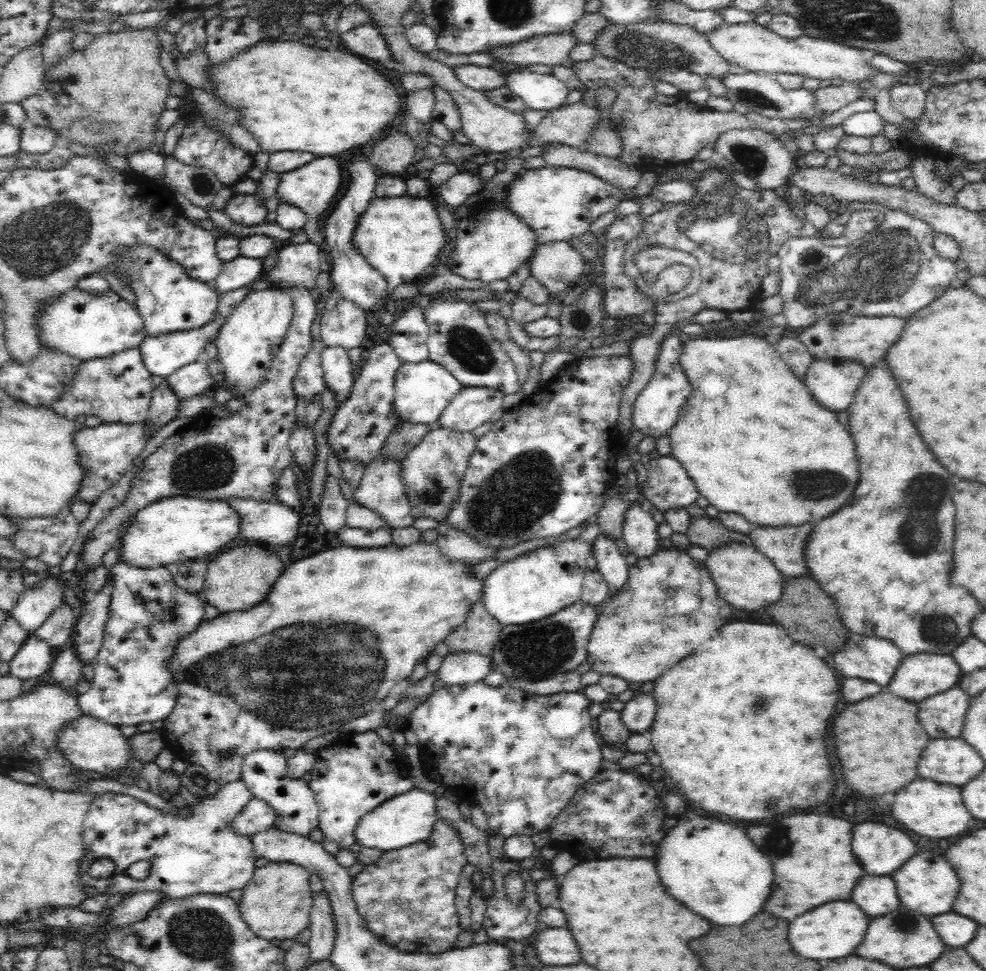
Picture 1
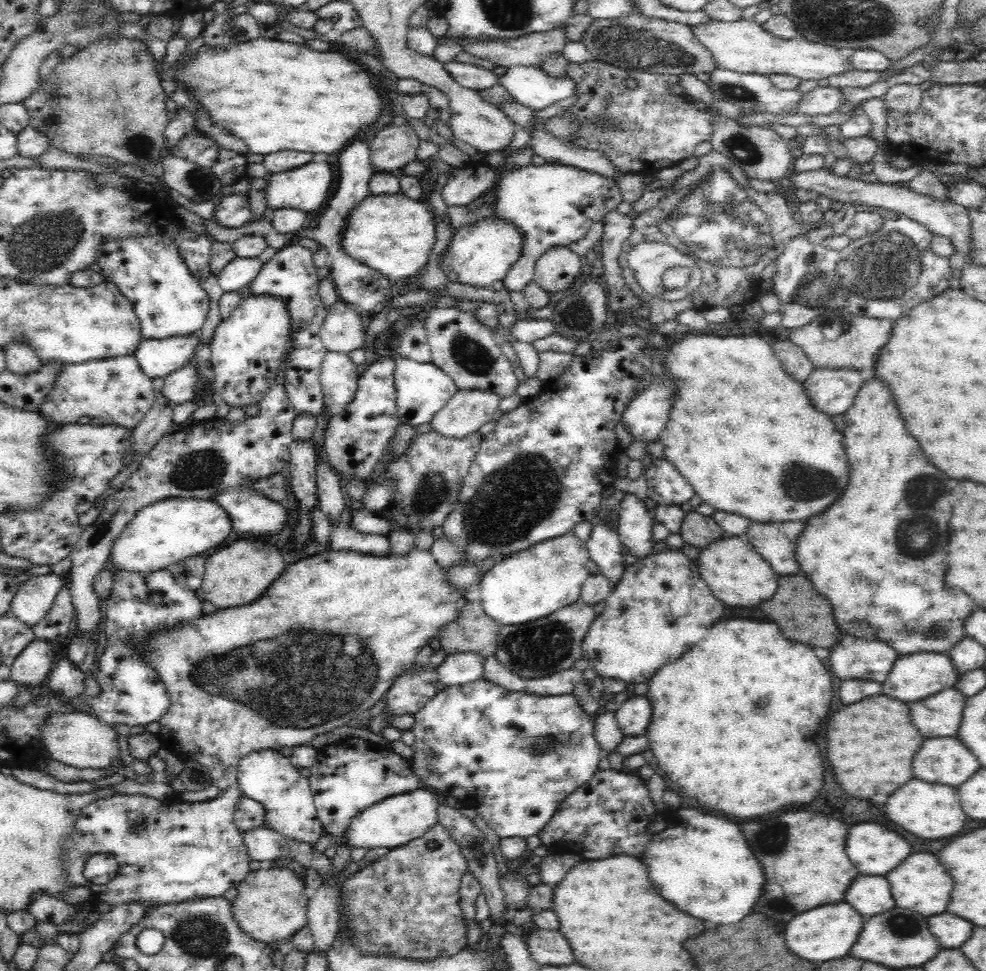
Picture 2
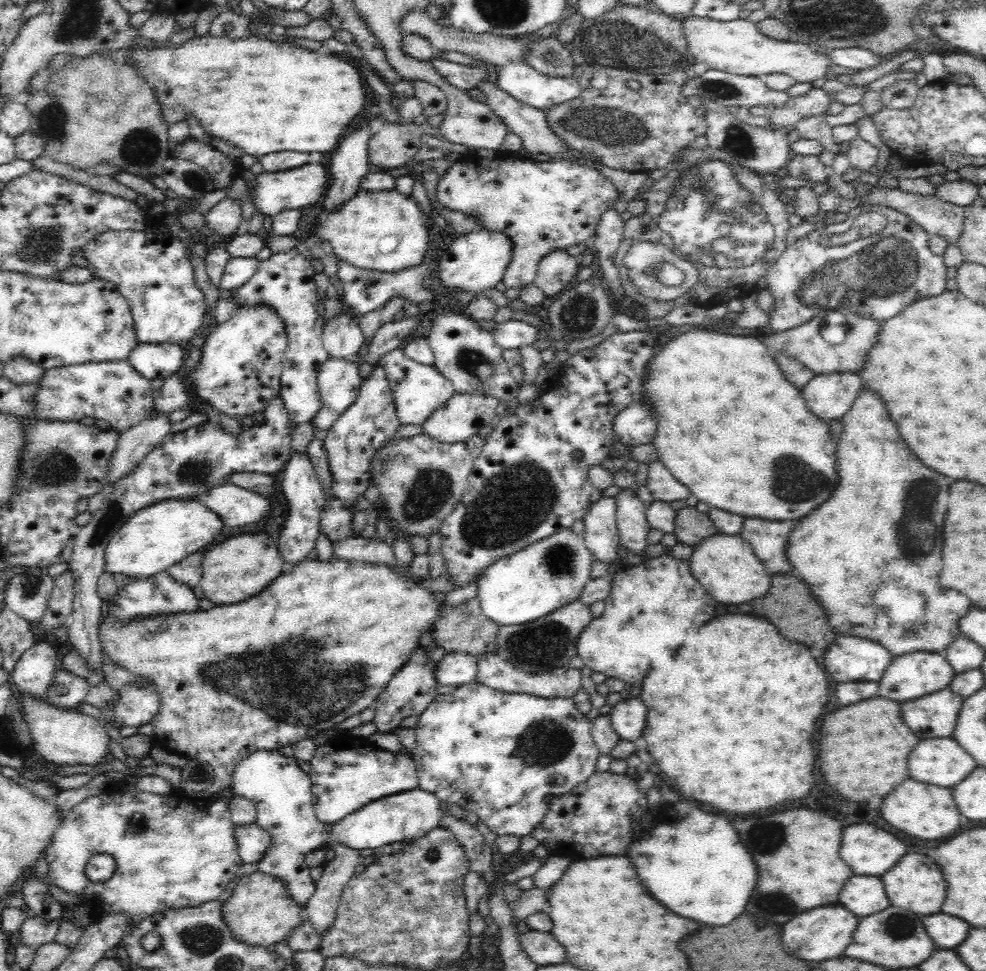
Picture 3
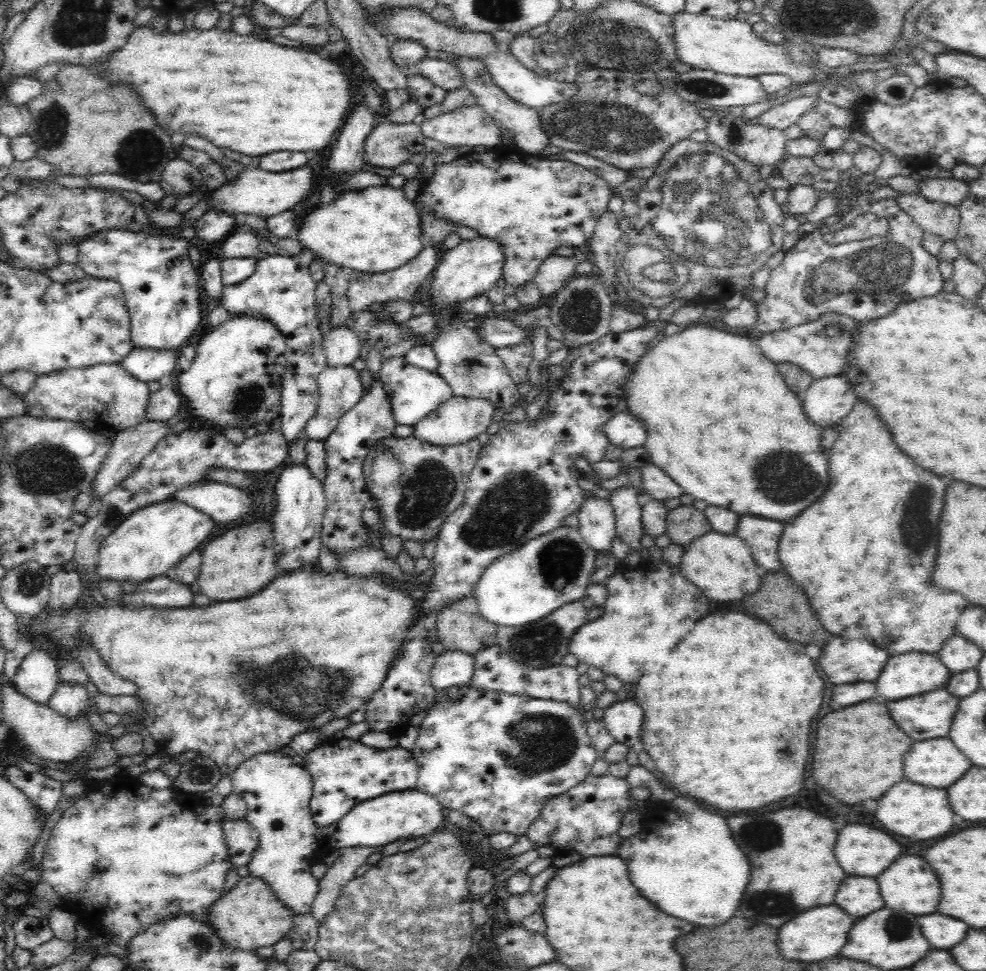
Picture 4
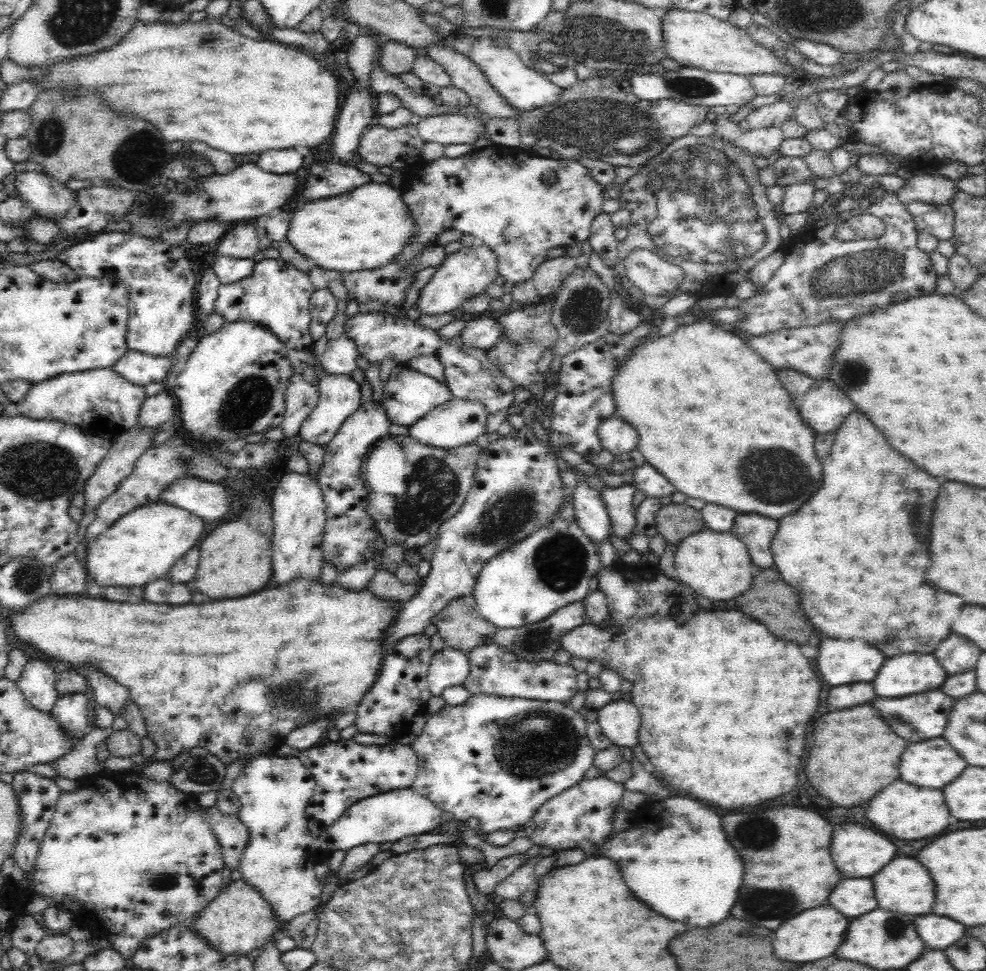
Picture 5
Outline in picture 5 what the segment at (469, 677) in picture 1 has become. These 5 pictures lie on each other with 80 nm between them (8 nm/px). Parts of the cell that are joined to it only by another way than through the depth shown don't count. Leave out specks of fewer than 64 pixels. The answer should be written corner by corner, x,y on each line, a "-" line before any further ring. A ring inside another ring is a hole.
444,647
437,652
427,672
428,690
432,696
440,696
450,686
460,686
468,676
468,657
459,650

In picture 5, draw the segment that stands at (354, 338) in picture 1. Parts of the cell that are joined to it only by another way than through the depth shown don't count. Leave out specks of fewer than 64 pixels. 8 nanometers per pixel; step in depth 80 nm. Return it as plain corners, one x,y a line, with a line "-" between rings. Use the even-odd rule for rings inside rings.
343,335
327,341
327,349
322,361
323,369
328,375
352,378
352,373
357,369
357,357
356,345

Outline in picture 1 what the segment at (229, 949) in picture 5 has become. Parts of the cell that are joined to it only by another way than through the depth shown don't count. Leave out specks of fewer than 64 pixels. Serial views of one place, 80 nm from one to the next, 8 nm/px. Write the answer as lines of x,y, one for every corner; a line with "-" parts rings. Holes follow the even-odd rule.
272,863
267,868
255,868
252,879
244,886
237,901
238,911
250,931
261,939
294,939
308,927
310,906
314,893
308,884
310,872
290,863

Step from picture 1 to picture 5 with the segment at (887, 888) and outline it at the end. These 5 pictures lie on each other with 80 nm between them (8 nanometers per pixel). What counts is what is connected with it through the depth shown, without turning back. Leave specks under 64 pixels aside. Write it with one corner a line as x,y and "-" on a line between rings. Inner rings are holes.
848,878
838,882
832,890
832,896
828,896
828,902
848,918
862,916
864,912
870,912
878,906
872,882
866,878

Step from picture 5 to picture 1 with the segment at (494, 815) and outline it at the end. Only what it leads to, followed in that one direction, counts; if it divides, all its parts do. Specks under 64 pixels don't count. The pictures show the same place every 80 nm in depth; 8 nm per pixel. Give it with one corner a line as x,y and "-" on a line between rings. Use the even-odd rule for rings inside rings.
484,679
464,685
446,685
441,689
435,690
426,702
418,705
409,714
408,728
417,737
418,759
416,763
432,782
445,786
447,794
458,802
465,802
468,805
479,805
484,814
486,814
489,830
492,834
500,835
504,838
538,834
547,830
553,820
556,820
556,816
560,814
560,810
564,808
565,804
568,804
568,801
572,799
572,796
577,792
576,790
582,788
583,784
586,784
592,776
602,770
600,768
603,764
602,744
598,743
596,728
592,727
594,717
587,712
588,703
589,700
583,692
559,692
550,696
538,696
508,687
504,682
492,687

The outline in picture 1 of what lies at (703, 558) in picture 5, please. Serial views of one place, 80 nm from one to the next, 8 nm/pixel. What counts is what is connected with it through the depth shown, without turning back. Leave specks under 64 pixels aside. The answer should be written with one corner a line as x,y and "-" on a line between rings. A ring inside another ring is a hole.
744,541
726,542
718,548
708,551
704,567
712,583
716,585
716,593
731,607
744,610
758,610
780,598
784,584
784,576
772,565
772,562
757,551
752,544

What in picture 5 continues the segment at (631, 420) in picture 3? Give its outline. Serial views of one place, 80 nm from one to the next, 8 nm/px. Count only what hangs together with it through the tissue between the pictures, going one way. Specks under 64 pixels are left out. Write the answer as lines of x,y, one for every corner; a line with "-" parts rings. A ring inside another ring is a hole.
616,415
602,420
596,428
596,435
598,435
600,447
611,452
613,456
620,456
636,448
636,429
624,423
622,419
618,419

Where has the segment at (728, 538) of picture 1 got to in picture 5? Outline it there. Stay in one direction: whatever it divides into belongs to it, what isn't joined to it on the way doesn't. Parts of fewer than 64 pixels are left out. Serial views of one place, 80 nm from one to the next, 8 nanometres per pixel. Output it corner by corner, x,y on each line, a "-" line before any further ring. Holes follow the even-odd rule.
684,503
661,505
654,514
654,523
657,535
662,536
669,545
676,545
686,536
705,528
700,511

